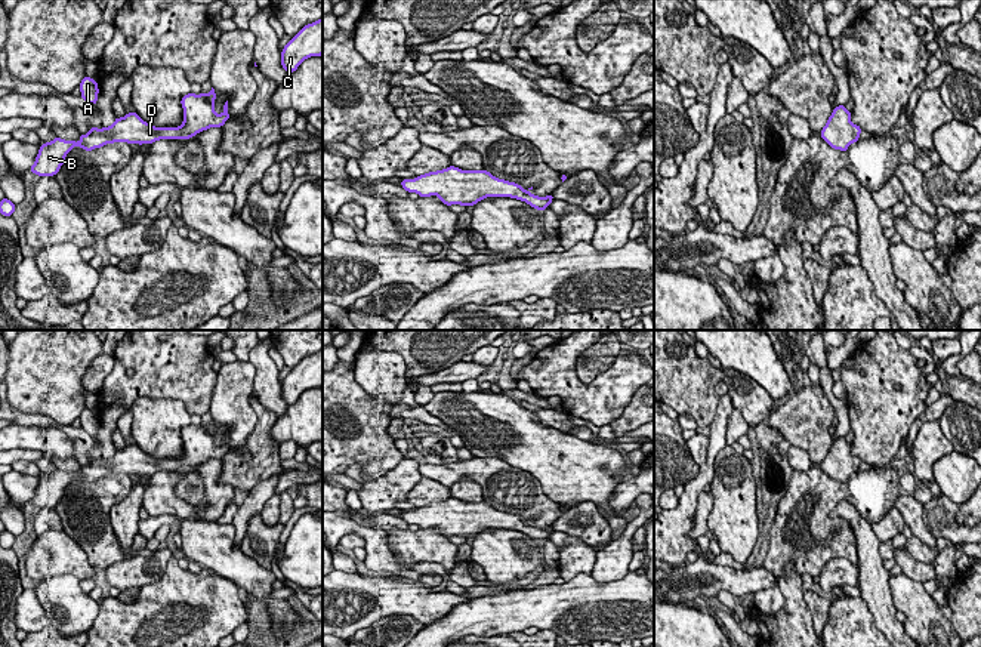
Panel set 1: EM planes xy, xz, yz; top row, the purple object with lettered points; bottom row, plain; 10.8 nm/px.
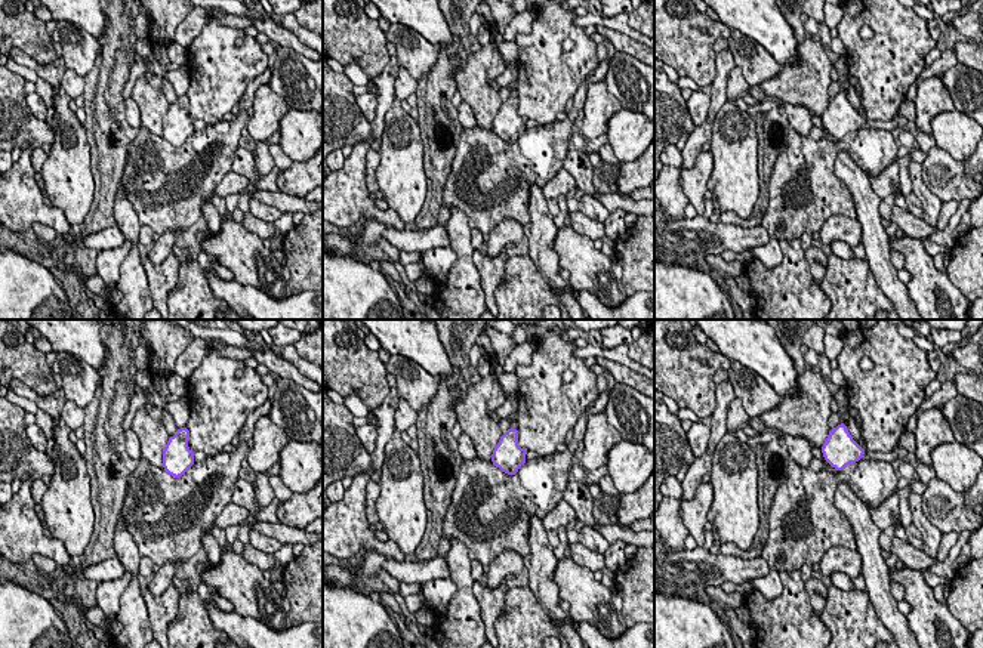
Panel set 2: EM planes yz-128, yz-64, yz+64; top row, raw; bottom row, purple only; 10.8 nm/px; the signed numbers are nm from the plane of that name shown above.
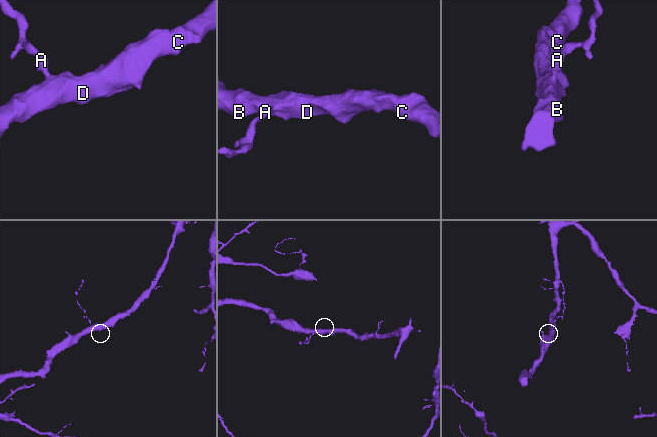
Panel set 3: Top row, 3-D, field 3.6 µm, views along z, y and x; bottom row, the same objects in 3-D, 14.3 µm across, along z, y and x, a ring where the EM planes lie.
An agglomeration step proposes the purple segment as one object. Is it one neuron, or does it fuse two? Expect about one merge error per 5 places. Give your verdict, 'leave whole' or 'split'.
leave whole

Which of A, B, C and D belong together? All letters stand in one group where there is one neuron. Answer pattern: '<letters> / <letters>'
A B C D

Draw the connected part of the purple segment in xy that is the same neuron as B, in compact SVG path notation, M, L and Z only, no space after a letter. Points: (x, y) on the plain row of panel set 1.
M215 420L209 425L188 425L182 428L181 435L183 440L183 453L179 459L154 459L144 453L138 444L126 444L124 449L115 449L112 457L90 459L87 466L80 466L80 472L65 472L55 469L50 474L41 475L34 496L30 502L38 508L55 508L65 493L67 486L80 478L86 483L101 480L107 475L127 474L127 475L152 475L160 471L189 471L198 463L209 459L222 459L229 452L228 432L223 435L223 444L215 444Z

